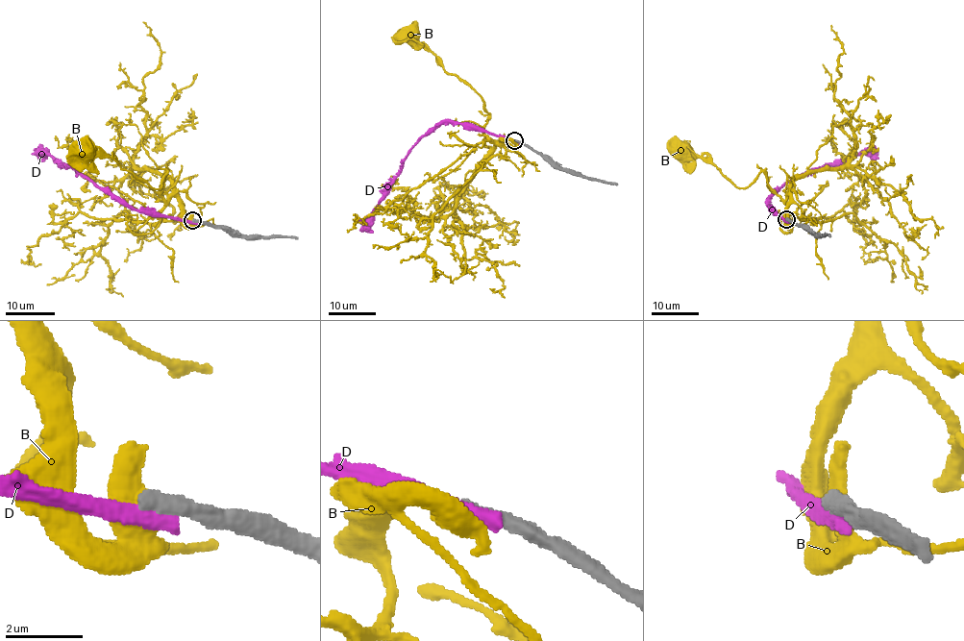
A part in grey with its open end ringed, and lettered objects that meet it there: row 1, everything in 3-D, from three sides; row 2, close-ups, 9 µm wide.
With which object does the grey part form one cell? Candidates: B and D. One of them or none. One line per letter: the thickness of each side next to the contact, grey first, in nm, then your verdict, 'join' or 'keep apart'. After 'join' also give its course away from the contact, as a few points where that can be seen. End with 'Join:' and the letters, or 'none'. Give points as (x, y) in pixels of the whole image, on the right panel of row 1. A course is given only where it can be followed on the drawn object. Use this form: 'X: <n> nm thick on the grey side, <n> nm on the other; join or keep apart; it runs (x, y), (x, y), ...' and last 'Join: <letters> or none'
B: 400 nm thick on the grey side, 550 nm on the other; keep apart
D: 480 nm thick on the grey side, 480 nm on the other; keep apart
Join: none

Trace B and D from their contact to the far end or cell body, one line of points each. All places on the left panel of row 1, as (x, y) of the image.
B: (192, 220), (185, 223), (176, 197), (160, 195), (167, 172), (153, 188), (112, 159), (86, 151)
D: (195, 222), (131, 209), (104, 192), (77, 169), (63, 165), (55, 157), (41, 155), (34, 148)

